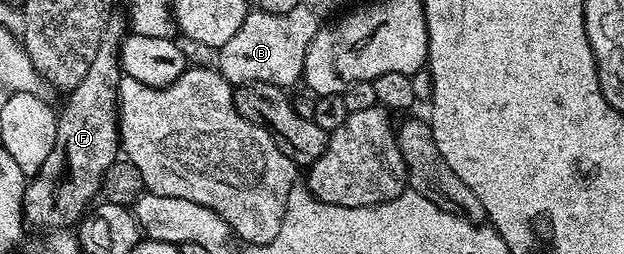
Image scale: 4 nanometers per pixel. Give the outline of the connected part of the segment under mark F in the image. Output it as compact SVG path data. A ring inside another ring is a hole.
M117 16L110 17L99 40L99 52L95 52L95 60L91 60L91 68L87 68L87 76L79 80L74 90L68 91L69 100L65 107L60 107L57 115L55 148L51 148L47 160L43 160L43 168L39 168L37 173L28 179L25 187L24 221L30 227L38 226L43 232L50 232L63 230L80 222L86 211L90 209L91 203L100 195L101 181L107 168L111 168L111 164L118 161L117 89L123 77L120 53L121 40L126 33L126 23L124 21L121 23Z

